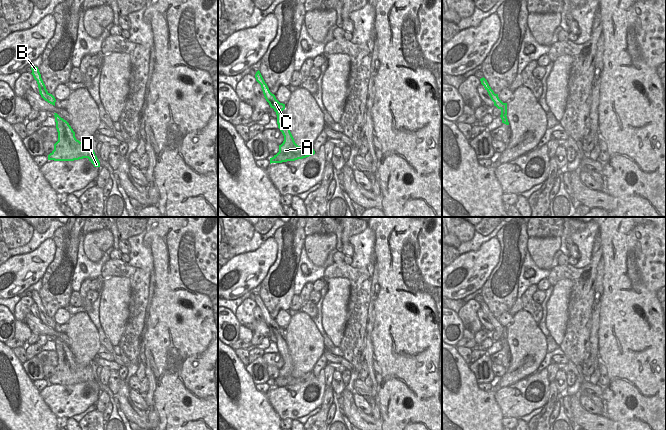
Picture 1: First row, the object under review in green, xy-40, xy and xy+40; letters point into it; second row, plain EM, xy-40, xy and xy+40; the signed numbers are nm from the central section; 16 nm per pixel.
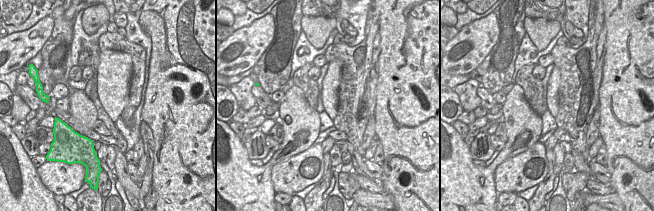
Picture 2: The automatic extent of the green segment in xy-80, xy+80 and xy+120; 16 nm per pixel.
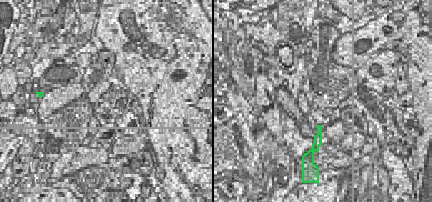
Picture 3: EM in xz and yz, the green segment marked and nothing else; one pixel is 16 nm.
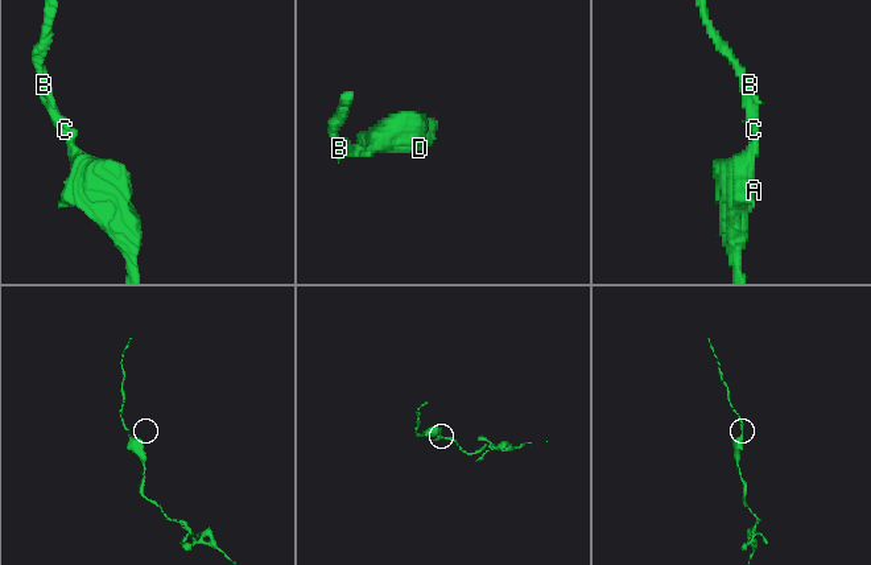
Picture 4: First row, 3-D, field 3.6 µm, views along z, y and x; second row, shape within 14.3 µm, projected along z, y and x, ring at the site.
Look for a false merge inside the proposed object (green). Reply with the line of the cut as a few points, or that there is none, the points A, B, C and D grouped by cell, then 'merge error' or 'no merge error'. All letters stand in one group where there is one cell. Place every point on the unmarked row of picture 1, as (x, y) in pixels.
cut none; groups A B C D; no merge error

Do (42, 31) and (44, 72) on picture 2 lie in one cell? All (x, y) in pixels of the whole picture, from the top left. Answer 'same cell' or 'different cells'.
different cells

